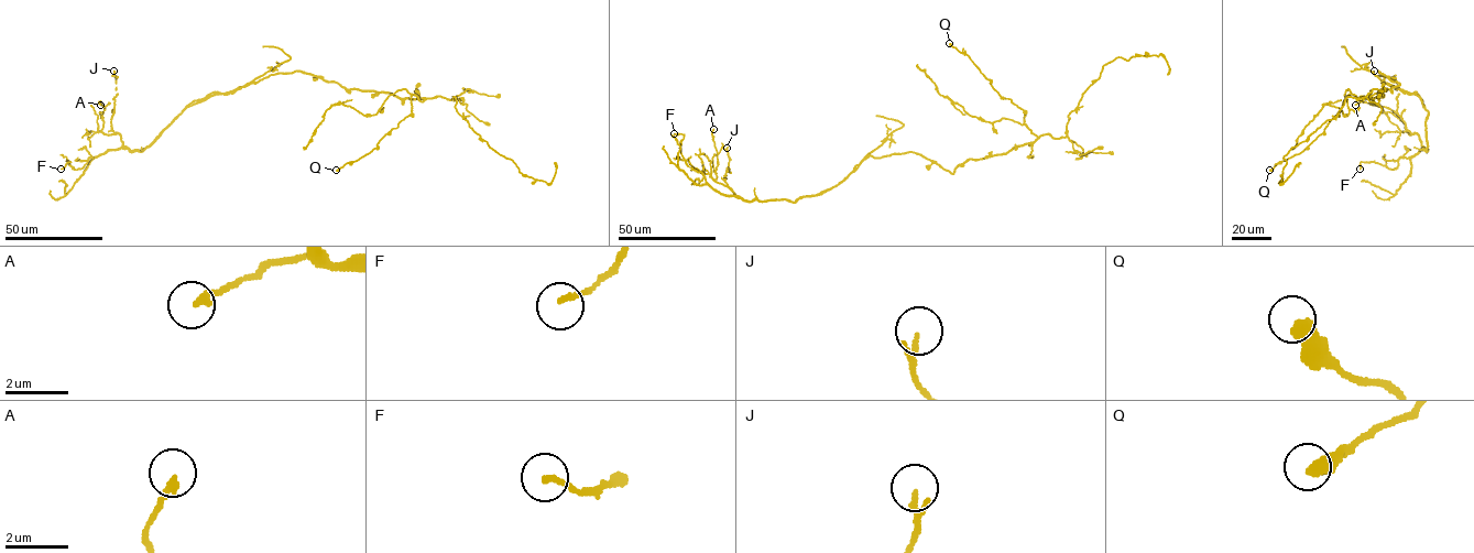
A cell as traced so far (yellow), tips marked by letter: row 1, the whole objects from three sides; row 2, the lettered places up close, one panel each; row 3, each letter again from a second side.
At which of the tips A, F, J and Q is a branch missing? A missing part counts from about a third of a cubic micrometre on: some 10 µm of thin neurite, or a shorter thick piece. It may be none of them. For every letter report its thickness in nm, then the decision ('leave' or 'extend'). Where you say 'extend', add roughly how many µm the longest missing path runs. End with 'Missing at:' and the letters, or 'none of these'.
A: 240 nm thick; leave
F: 160 nm thick; leave
J: 170 nm thick; leave
Q: 480 nm thick; leave
Missing at: none of these

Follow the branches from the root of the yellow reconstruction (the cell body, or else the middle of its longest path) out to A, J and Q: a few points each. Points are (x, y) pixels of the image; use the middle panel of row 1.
A: (934, 161), (910, 152), (869, 155), (845, 177), (818, 195), (795, 202), (749, 201), (714, 180), (713, 129)
J: (934, 161), (910, 152), (869, 155), (818, 195), (795, 202), (749, 201), (724, 181), (727, 148)
Q: (934, 161), (952, 173), (970, 159), (1038, 138), (1025, 111), (949, 43)

